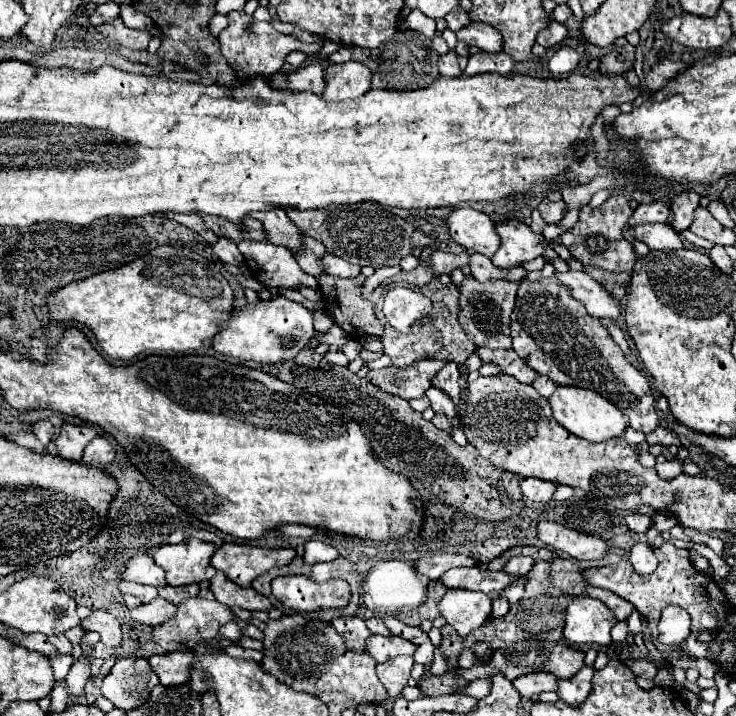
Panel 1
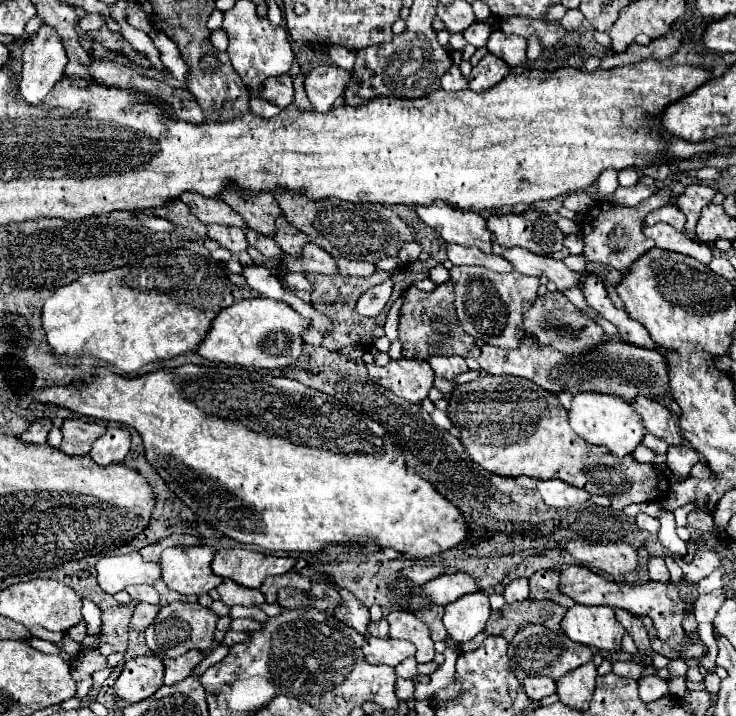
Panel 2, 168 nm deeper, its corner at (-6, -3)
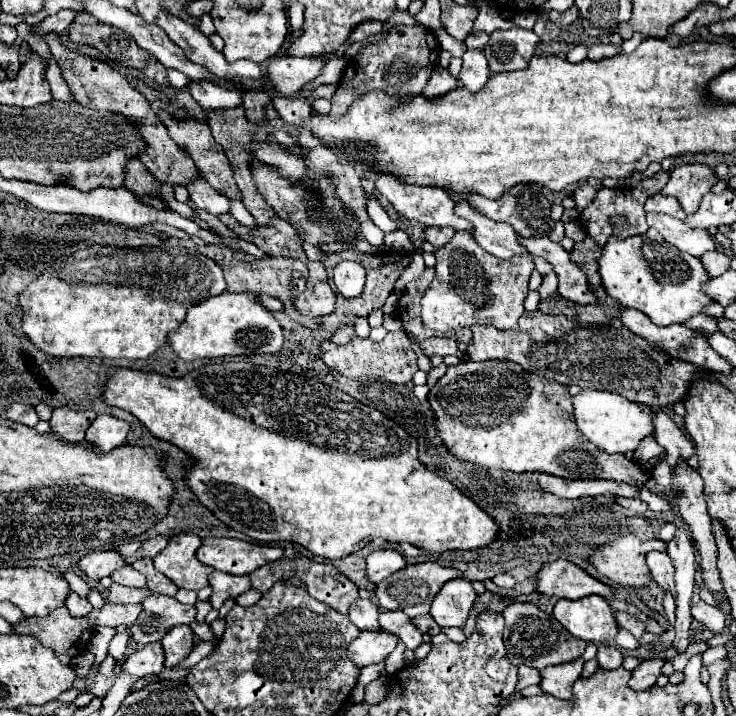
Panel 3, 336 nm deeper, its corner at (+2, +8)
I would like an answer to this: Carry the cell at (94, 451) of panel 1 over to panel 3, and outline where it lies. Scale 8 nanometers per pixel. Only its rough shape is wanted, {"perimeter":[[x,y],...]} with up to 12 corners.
{"perimeter":[[102,414],[86,430],[86,442],[106,454],[124,444],[128,422]]}

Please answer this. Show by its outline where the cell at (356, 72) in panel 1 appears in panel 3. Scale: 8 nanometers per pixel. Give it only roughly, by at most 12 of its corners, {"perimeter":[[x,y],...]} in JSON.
{"perimeter":[[272,58],[268,80],[298,94],[324,68],[322,58]]}

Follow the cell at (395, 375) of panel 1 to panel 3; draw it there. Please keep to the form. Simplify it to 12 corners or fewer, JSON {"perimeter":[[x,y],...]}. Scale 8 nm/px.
{"perimeter":[[404,330],[382,342],[322,344],[324,362],[350,378],[405,385],[418,370]]}

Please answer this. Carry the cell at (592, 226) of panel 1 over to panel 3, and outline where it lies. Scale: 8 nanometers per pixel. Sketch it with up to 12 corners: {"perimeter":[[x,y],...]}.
{"perimeter":[[660,170],[636,188],[602,188],[580,214],[604,246],[648,230],[644,202],[668,182]]}

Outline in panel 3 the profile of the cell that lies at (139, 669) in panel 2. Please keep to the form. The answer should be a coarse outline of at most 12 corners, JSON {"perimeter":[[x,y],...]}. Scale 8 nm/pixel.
{"perimeter":[[160,642],[132,652],[122,672],[138,678],[164,668]]}

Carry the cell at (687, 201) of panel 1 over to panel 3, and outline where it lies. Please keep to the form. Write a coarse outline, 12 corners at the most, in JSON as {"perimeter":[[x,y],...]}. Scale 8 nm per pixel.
{"perimeter":[[704,164],[670,170],[662,196],[694,214],[716,176]]}

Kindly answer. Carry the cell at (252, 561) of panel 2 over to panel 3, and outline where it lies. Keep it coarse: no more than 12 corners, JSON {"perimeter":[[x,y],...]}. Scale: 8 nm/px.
{"perimeter":[[206,538],[198,560],[228,574],[250,574],[284,548]]}

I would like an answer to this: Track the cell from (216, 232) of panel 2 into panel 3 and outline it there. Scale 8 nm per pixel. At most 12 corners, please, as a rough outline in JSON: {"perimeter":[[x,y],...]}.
{"perimeter":[[206,180],[188,186],[190,200],[214,216],[228,214],[230,200]]}

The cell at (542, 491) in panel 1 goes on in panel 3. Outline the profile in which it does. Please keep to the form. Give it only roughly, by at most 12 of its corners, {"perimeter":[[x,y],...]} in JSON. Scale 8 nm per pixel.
{"perimeter":[[538,474],[538,484],[560,498],[598,494],[638,496],[638,488],[610,480],[566,480]]}

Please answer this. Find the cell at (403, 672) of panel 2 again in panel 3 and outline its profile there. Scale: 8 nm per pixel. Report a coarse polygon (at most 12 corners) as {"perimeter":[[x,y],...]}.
{"perimeter":[[398,642],[386,658],[386,674],[404,668],[404,644]]}

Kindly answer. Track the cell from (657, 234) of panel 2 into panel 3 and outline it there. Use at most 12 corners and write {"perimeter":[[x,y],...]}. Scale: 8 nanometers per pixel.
{"perimeter":[[648,214],[668,244],[700,258],[716,248],[708,230],[664,214]]}

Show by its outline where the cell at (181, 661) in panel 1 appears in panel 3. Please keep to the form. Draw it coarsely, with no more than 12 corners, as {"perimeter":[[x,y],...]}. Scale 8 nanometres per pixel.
{"perimeter":[[174,626],[162,640],[164,666],[180,664],[194,648],[190,626]]}

